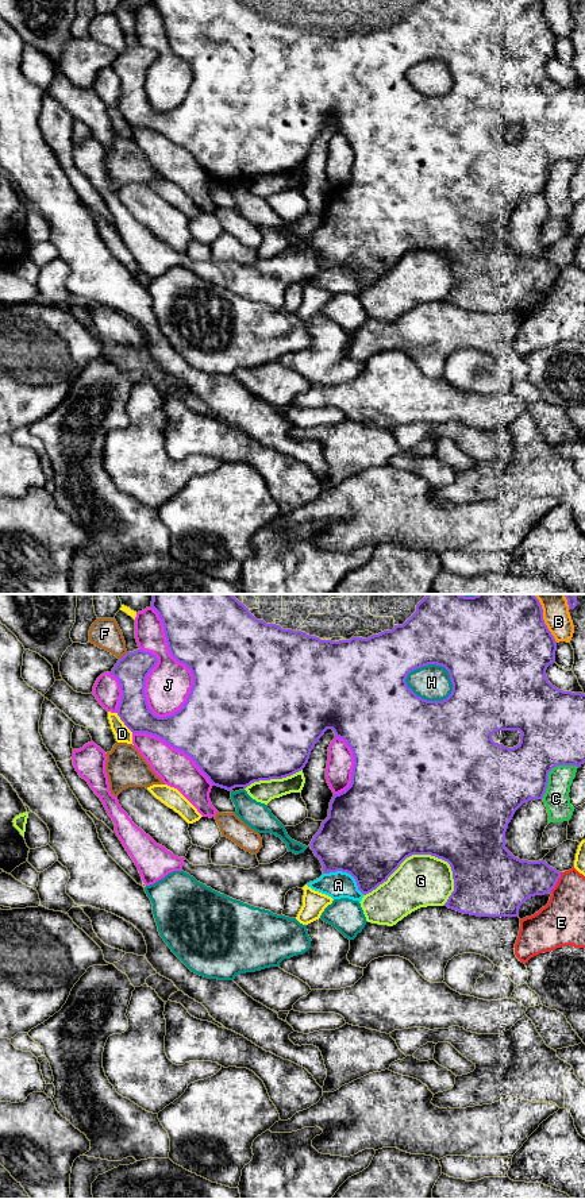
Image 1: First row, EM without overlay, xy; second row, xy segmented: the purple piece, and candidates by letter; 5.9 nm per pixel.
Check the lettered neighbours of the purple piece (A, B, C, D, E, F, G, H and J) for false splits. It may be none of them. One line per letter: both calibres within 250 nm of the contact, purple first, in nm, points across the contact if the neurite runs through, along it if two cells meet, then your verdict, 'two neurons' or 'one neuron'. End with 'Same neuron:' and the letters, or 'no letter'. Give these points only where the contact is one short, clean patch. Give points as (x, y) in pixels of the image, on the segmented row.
A: calibres 500 and 160 nm; border xy (323, 872), (346, 871), (364, 894); two neurons
B: calibres 500 and 160 nm; two neurons
C: calibres 380 and 150 nm; two neurons
D: calibres 180 and 100 nm; two neurons
E: calibres 260 and 280 nm; two neurons
F: calibres 200 and 180 nm; two neurons
G: calibres 500 and 320 nm; two neurons
H: calibres 500 and 220 nm; two neurons
J: calibres 500 and 260 nm; two neurons
Same neuron: no letter

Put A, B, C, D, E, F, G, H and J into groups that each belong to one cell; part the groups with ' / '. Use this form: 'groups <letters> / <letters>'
groups A G / B C / D / E / F / H / J

